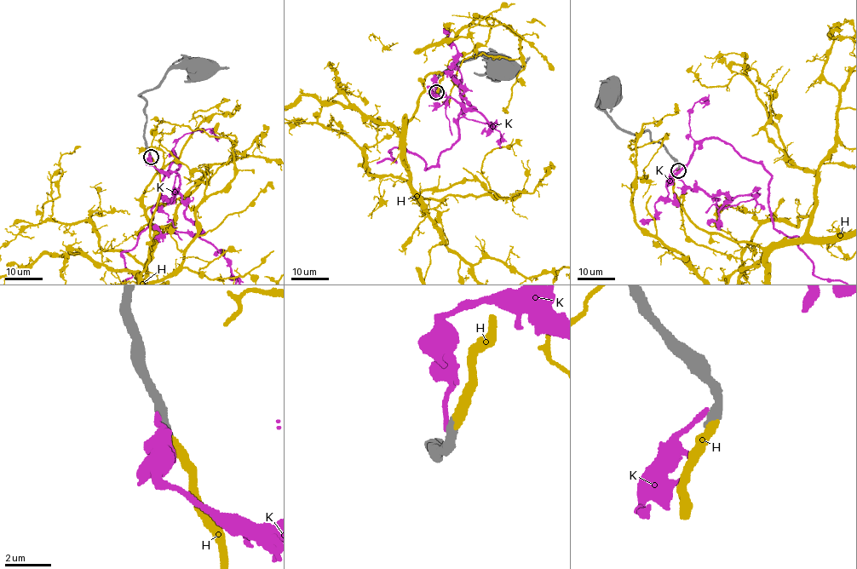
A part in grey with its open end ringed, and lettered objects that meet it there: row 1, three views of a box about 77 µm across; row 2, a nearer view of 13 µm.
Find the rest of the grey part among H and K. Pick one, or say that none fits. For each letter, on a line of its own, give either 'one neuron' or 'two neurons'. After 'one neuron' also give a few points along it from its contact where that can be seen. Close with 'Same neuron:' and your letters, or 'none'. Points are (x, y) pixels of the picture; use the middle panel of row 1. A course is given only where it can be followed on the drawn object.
H: one neuron
K: two neurons
Same neuron: H

